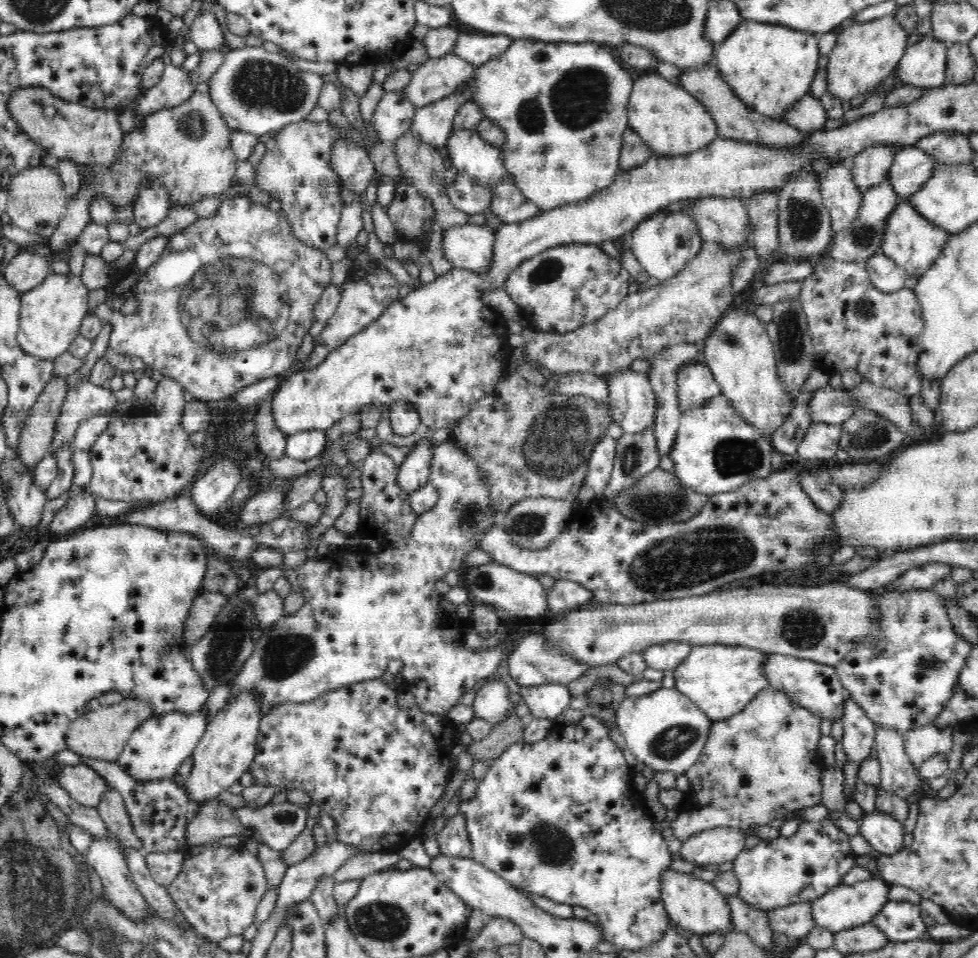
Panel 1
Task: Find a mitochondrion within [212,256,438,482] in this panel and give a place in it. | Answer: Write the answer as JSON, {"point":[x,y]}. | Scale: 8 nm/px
{"point":[418,348]}

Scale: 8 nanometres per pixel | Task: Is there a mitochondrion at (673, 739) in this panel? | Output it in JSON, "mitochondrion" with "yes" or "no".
{"mitochondrion":"yes"}

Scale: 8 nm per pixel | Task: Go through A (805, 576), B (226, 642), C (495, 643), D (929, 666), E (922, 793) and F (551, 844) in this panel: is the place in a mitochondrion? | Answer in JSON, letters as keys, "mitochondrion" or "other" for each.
{"A":"other","B":"mitochondrion","C":"other","D":"mitochondrion","E":"other","F":"mitochondrion"}

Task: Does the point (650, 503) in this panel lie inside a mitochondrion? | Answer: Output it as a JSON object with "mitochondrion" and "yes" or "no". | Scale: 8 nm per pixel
{"mitochondrion":"yes"}

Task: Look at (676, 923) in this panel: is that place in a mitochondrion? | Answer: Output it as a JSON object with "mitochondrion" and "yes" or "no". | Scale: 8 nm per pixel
{"mitochondrion":"no"}

